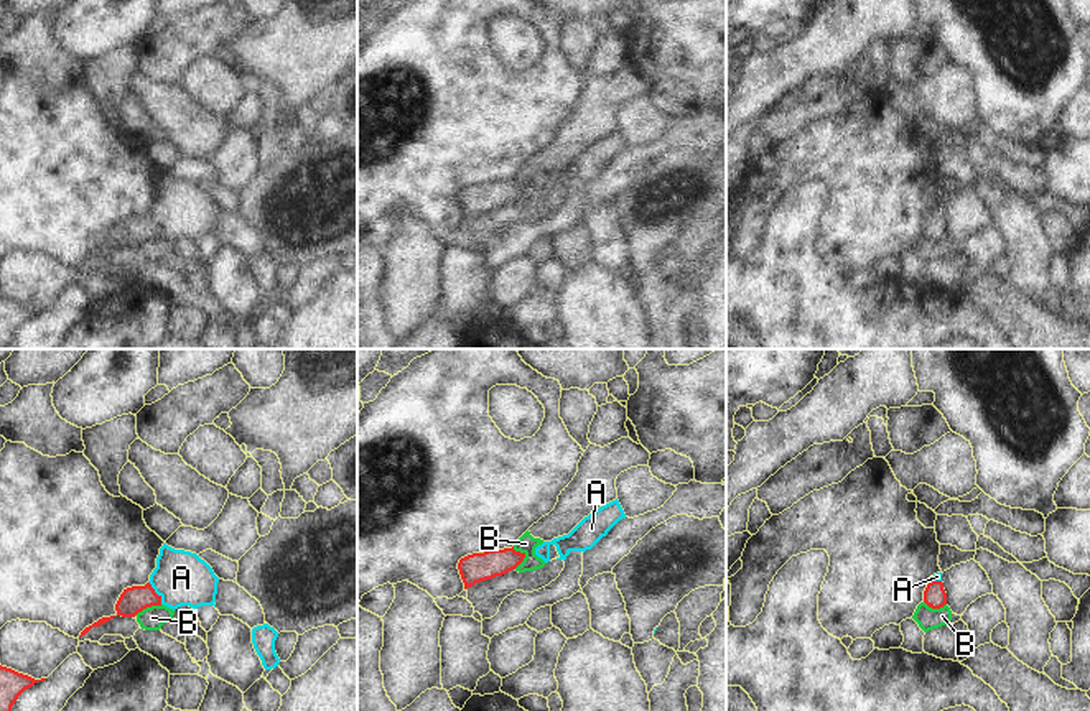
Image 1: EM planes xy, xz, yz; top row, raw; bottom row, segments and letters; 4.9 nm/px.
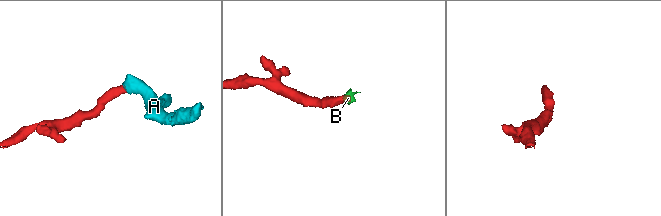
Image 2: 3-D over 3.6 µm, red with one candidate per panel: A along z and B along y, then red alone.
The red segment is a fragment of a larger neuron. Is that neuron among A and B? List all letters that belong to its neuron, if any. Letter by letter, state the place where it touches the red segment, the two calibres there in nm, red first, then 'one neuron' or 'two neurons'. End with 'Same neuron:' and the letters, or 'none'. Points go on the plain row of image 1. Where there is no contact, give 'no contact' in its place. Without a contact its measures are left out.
A: meets red in xy at (155, 224); 130 nm thick on the red side, 280 nm on the other; one neuron
B: meets red in xz at (524, 188); 140 nm thick on the red side, 90 nm on the other; two neurons
Same neuron: A

